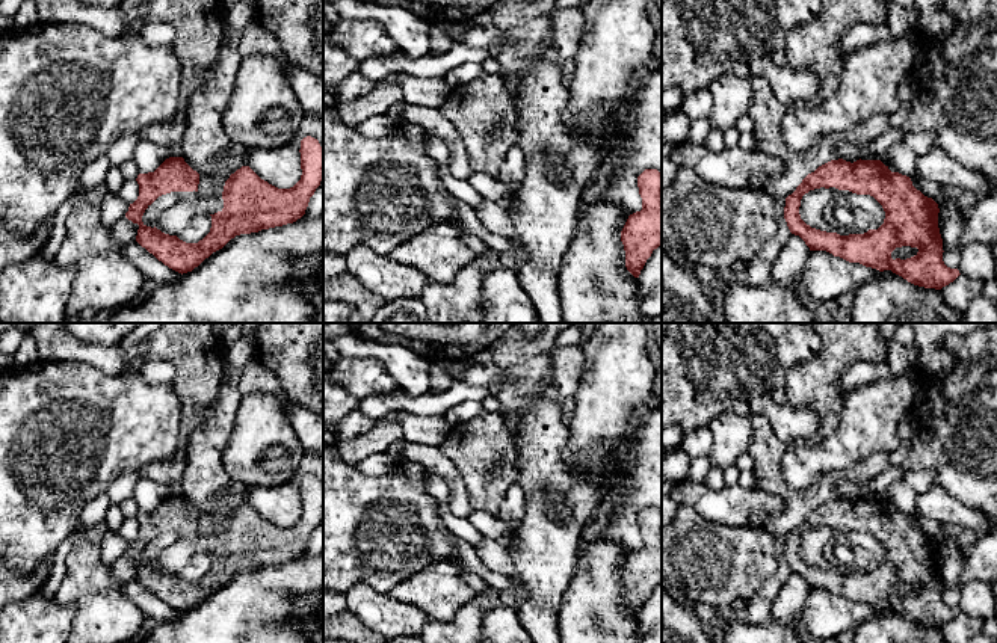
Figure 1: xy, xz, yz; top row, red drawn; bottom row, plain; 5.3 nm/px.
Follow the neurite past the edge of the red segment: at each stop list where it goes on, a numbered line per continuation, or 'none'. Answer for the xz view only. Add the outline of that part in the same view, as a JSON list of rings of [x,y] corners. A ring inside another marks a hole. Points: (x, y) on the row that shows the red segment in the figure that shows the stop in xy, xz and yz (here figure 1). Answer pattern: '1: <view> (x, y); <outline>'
none

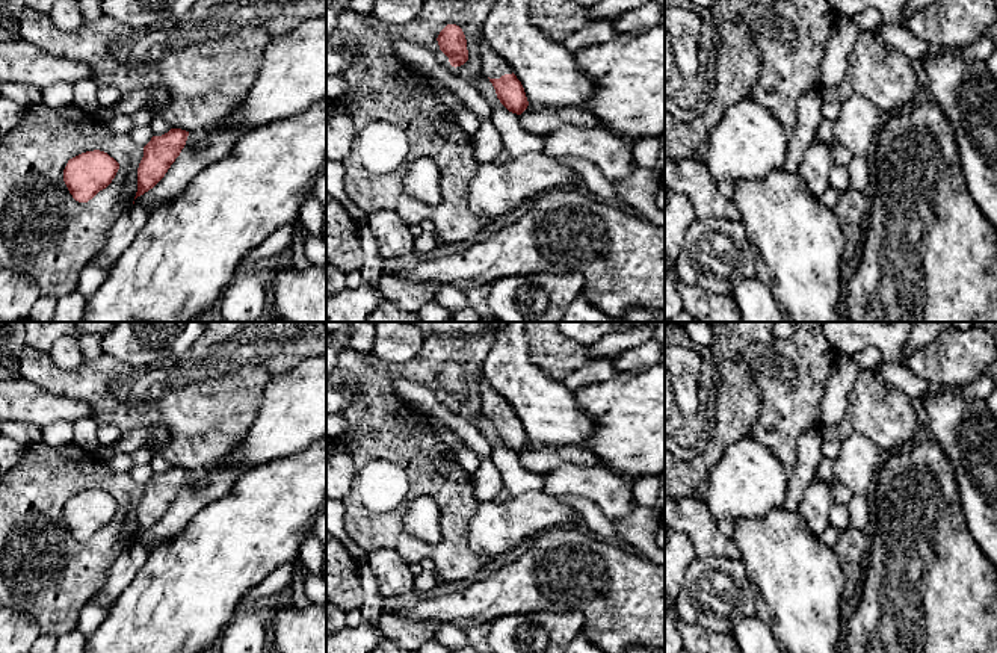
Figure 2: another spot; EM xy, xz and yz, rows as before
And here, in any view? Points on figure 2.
1: xz (493, 65); [[[485,36],[479,41],[482,74],[489,79],[500,79],[505,74],[512,74],[511,67],[486,44]]]

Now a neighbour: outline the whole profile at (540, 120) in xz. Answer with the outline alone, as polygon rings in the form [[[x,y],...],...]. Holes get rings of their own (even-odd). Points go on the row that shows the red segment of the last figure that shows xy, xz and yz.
[[[533,106],[518,115],[520,125],[533,135],[548,136],[562,127],[604,128],[607,127],[583,107]]]

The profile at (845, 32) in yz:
[[[837,15],[822,60],[823,88],[838,85],[847,70],[847,57],[853,50],[860,29],[850,17]]]

